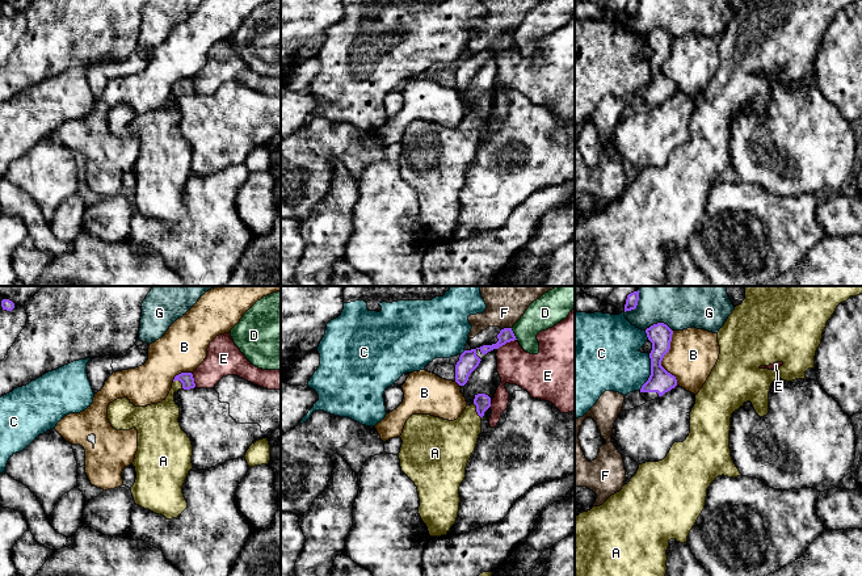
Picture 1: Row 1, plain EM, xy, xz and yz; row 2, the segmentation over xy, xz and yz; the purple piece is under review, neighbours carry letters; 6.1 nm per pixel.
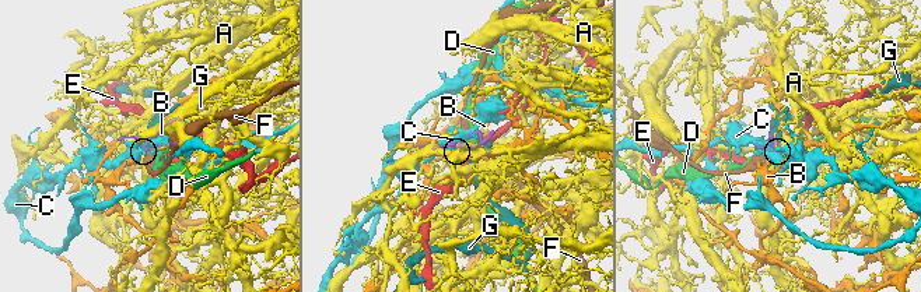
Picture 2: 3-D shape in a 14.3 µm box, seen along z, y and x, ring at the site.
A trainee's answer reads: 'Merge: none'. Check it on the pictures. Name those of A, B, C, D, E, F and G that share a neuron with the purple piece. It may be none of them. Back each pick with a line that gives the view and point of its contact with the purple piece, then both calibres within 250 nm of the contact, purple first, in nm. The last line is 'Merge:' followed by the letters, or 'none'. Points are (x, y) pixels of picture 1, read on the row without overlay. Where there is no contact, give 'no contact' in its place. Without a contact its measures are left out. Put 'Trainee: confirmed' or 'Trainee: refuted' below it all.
A: contact xz (476, 117); calibres 100 and 280 nm
Merge: A
Trainee: refuted

